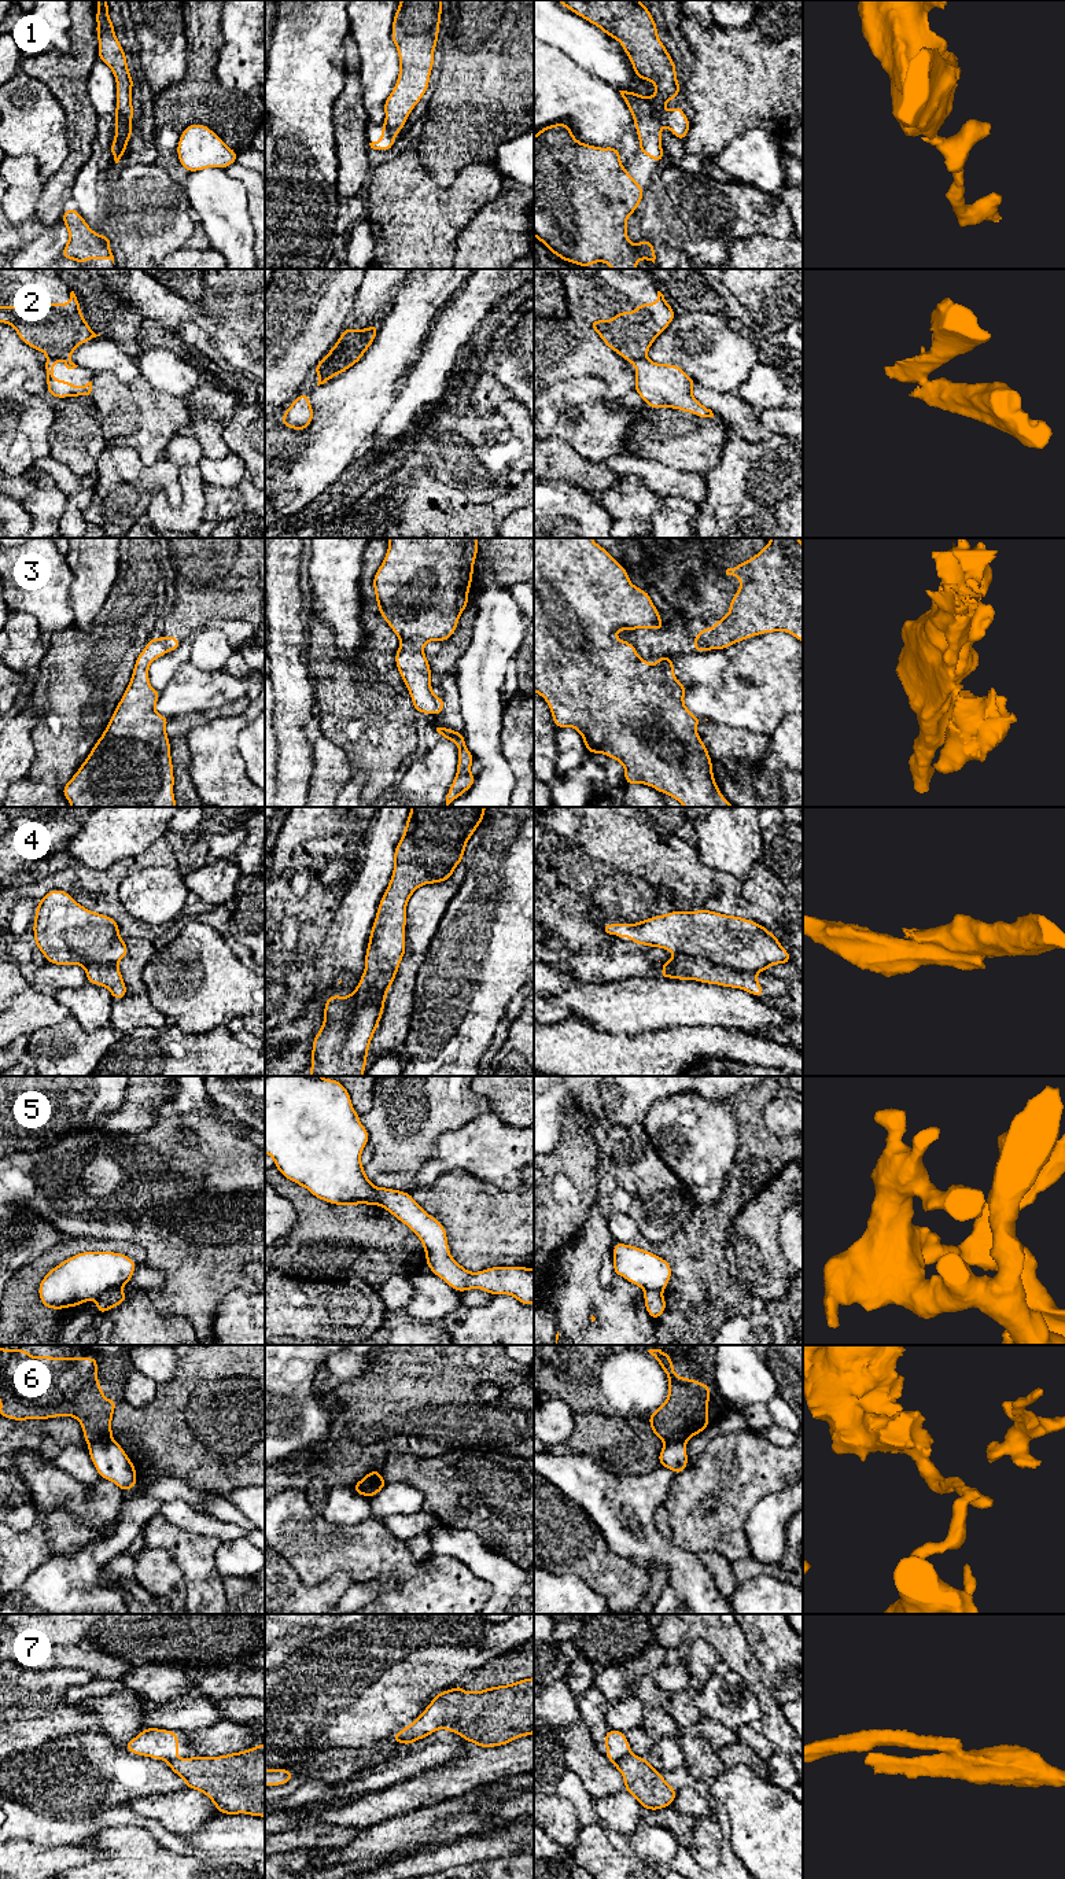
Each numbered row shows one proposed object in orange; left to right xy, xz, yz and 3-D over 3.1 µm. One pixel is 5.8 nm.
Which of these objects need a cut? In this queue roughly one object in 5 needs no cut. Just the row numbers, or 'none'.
1, 2, 3, 4, 5, 6, 7

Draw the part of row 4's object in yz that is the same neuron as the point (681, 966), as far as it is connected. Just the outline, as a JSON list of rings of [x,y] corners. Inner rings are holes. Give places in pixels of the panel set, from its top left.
[[[675,953],[670,961],[660,964],[663,970],[659,977],[662,979],[694,980],[705,984],[740,988],[759,998],[764,995],[755,972],[736,970],[726,965],[718,965],[679,953]]]

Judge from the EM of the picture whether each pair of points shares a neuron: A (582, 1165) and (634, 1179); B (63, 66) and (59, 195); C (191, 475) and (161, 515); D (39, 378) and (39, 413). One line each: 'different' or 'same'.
A: different
B: same
C: same
D: different

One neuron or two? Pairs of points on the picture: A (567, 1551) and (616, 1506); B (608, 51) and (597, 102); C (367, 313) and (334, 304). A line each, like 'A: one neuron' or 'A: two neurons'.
A: one neuron
B: two neurons
C: two neurons

